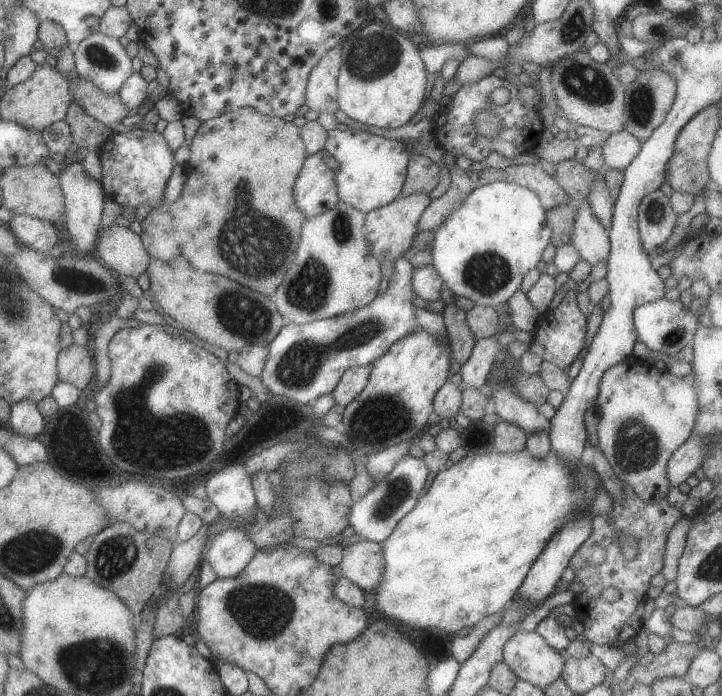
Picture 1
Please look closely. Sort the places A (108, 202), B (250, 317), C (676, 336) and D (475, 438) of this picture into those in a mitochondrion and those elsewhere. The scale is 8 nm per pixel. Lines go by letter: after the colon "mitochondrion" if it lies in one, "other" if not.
A: other
B: mitochondrion
C: mitochondrion
D: other

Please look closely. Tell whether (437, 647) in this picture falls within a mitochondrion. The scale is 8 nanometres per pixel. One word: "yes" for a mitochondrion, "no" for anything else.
no

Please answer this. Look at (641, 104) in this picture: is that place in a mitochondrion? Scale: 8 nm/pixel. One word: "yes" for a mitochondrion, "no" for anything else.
yes

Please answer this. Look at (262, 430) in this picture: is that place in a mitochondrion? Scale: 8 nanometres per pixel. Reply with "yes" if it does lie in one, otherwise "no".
no

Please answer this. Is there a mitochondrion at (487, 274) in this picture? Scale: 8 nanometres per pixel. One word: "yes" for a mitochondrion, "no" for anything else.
yes

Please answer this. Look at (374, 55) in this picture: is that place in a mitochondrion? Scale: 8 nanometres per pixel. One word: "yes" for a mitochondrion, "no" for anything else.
yes

